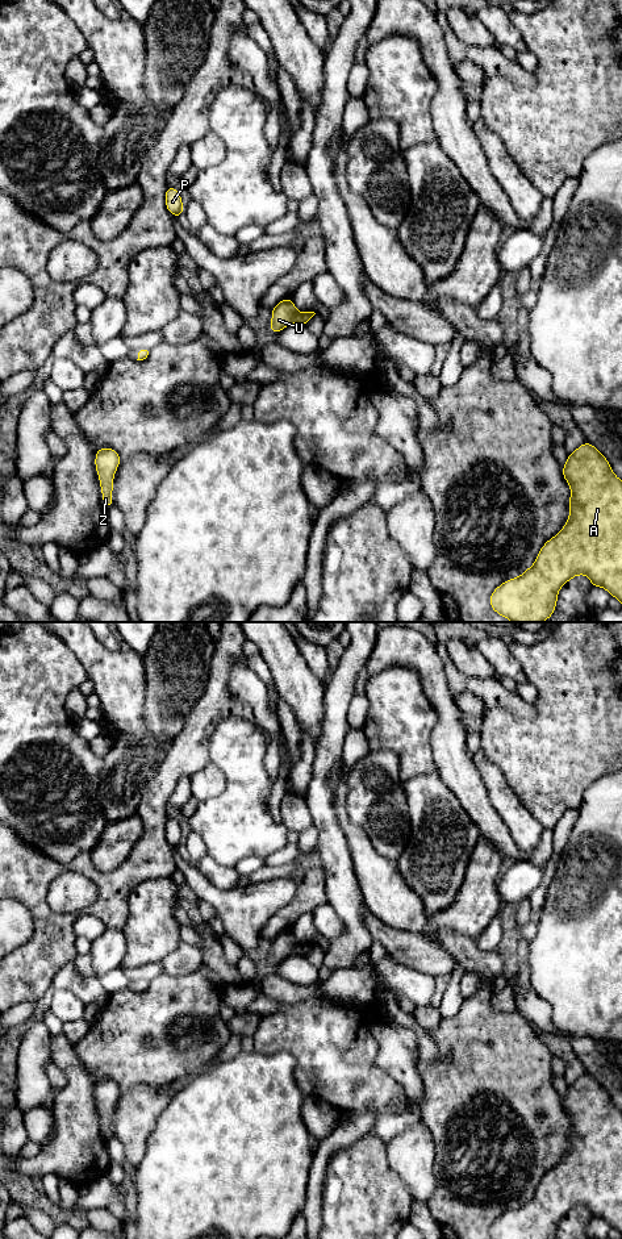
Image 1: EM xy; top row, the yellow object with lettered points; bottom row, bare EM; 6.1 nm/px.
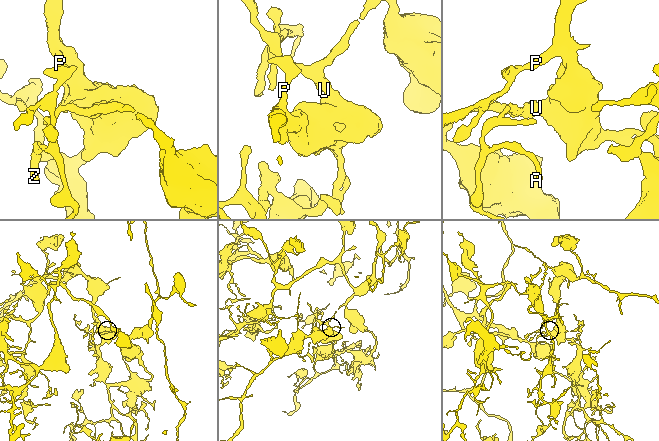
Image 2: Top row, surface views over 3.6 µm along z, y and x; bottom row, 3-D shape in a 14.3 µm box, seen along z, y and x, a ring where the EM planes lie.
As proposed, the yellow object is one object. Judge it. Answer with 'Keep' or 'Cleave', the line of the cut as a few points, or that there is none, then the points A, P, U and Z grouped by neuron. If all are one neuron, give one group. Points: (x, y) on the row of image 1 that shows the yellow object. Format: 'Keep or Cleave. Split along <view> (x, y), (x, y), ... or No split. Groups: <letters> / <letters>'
Cleave. Split along xy (297, 311), (291, 322). Groups: A U Z / P

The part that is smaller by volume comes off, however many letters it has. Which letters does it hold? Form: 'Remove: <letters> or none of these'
Remove: P

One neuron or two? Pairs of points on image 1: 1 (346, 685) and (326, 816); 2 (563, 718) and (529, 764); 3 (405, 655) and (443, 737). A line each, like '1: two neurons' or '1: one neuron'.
1: one neuron
2: one neuron
3: one neuron

